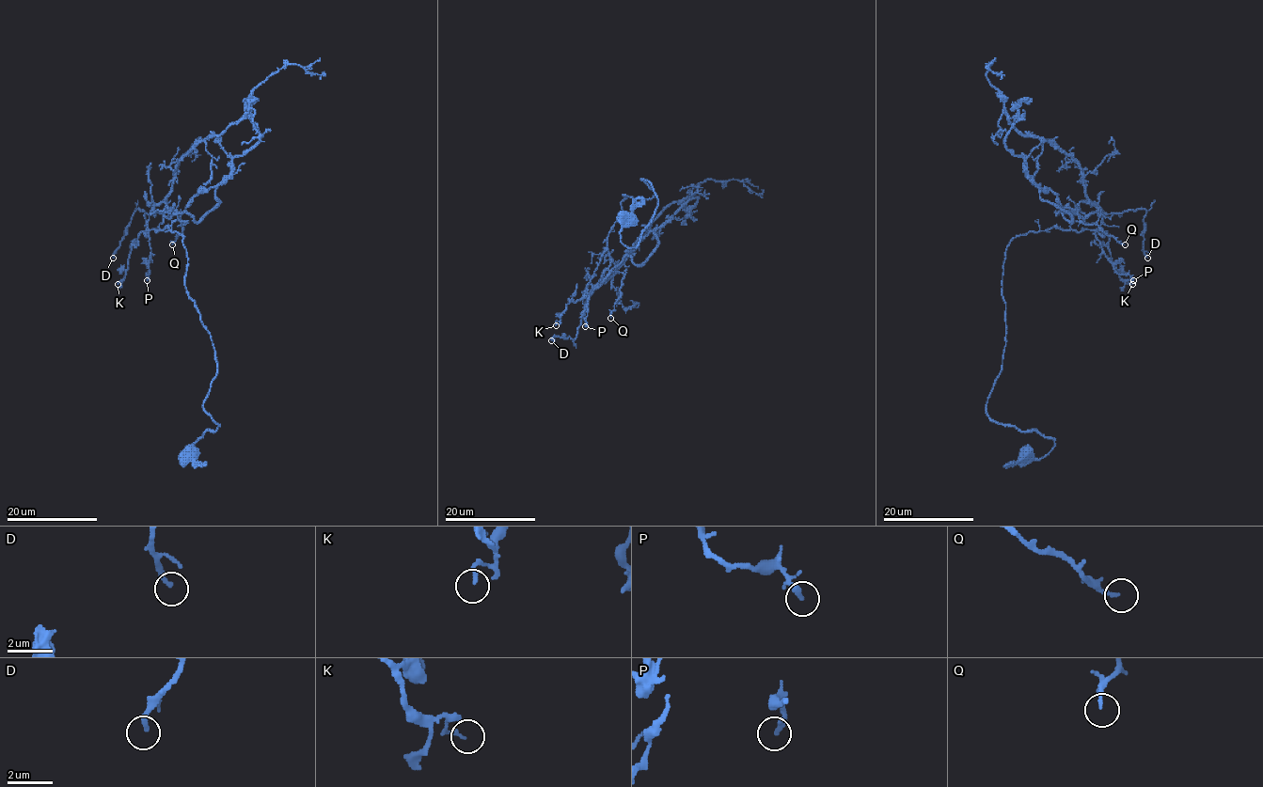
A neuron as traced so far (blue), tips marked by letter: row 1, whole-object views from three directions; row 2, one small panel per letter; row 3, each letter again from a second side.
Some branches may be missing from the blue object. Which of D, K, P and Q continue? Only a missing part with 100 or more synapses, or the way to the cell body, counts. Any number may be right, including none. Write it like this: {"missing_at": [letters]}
{"missing_at": []}

